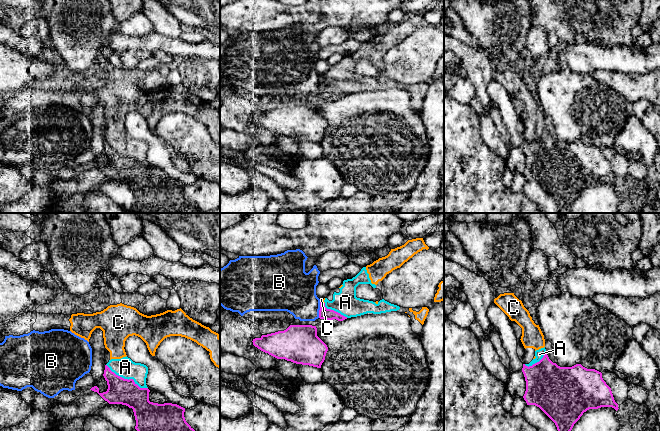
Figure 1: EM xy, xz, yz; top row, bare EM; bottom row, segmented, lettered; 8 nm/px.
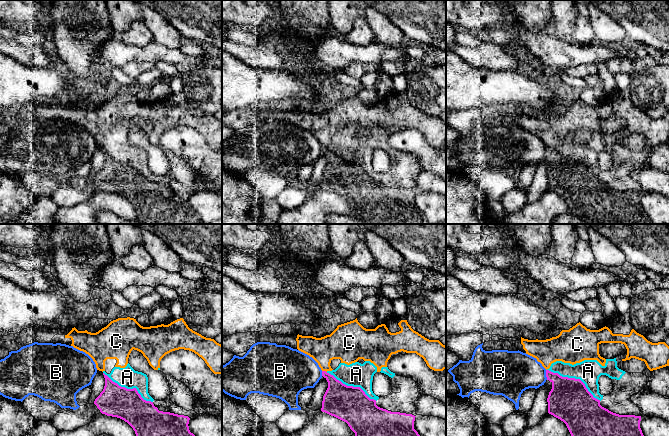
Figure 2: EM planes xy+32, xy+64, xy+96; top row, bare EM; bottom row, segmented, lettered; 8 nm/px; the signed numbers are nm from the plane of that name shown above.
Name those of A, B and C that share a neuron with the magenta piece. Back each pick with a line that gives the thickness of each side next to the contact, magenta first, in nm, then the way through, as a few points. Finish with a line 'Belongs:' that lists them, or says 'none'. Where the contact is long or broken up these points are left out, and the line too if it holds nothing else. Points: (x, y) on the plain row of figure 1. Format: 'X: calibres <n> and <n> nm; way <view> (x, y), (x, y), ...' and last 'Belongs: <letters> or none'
Belongs: none

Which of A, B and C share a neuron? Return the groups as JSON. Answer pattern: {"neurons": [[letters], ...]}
{"neurons": [["A", "C"], ["B"]]}

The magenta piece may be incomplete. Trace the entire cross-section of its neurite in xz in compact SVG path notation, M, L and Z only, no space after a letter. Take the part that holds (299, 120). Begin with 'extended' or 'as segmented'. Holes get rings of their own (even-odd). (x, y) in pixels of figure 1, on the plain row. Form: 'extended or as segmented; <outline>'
as segmented; M290 101L284 107L253 115L253 121L277 135L321 144L328 127L312 101Z

